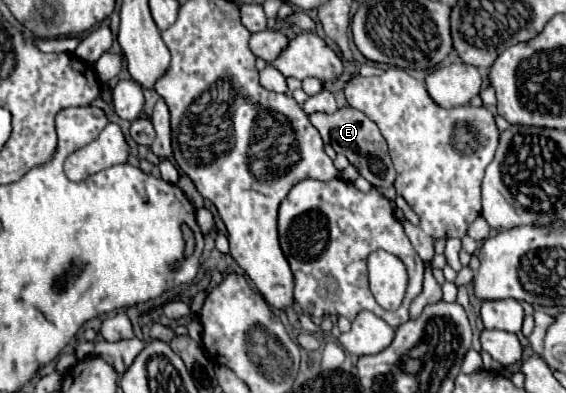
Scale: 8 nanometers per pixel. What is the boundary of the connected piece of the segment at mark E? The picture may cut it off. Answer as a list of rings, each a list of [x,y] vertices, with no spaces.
[[[351,106],[339,108],[335,114],[307,114],[307,118],[313,122],[313,126],[319,130],[325,144],[329,144],[337,154],[347,156],[347,160],[361,172],[363,178],[371,182],[375,188],[387,188],[395,182],[395,168],[387,154],[387,142],[383,136],[379,136],[379,128],[373,120],[369,120],[361,110],[355,110]]]

